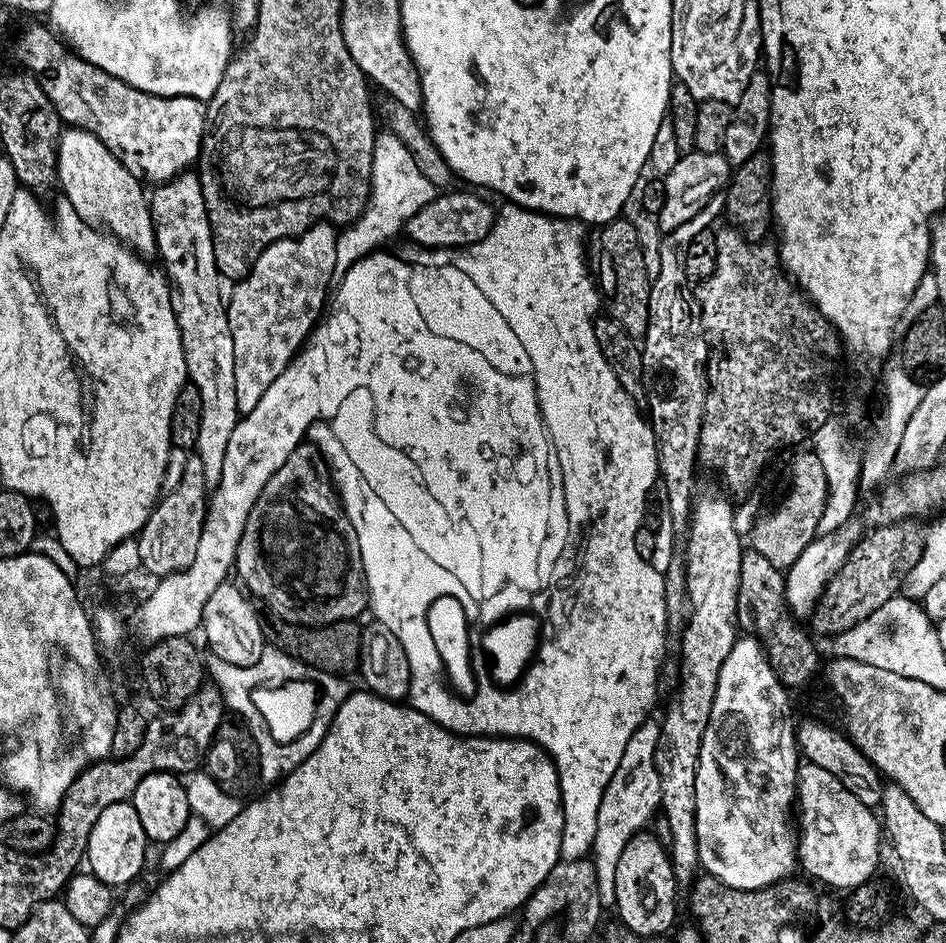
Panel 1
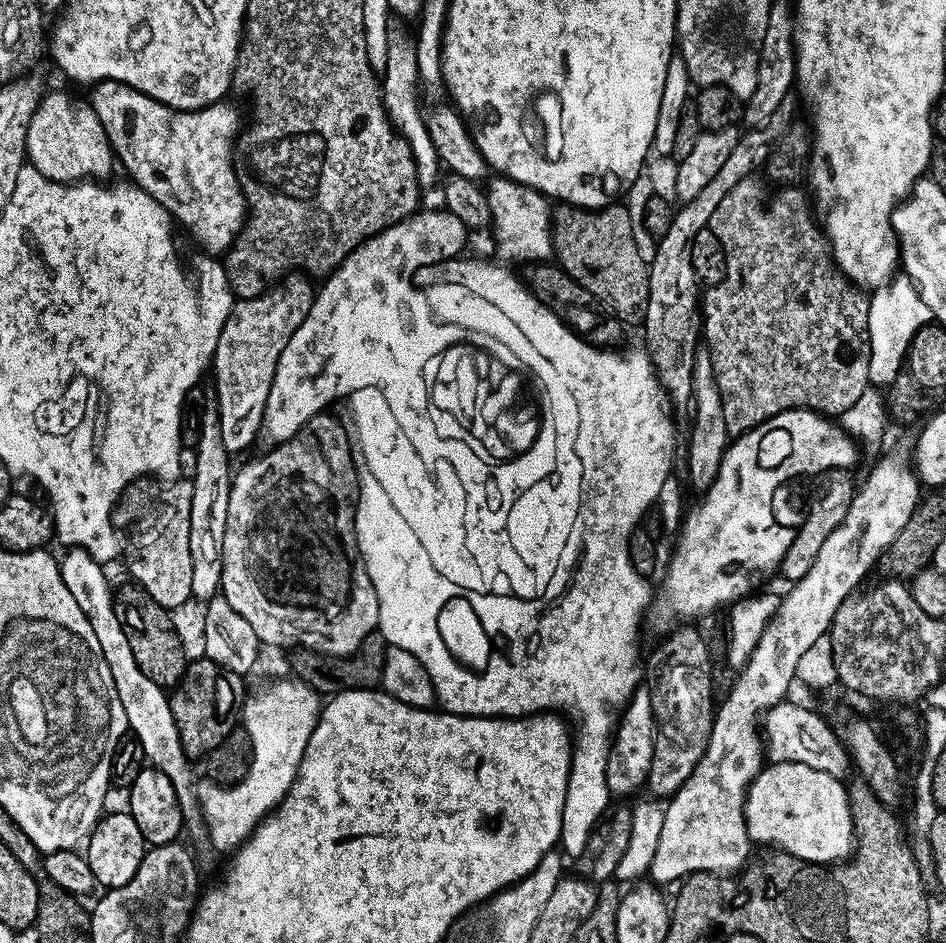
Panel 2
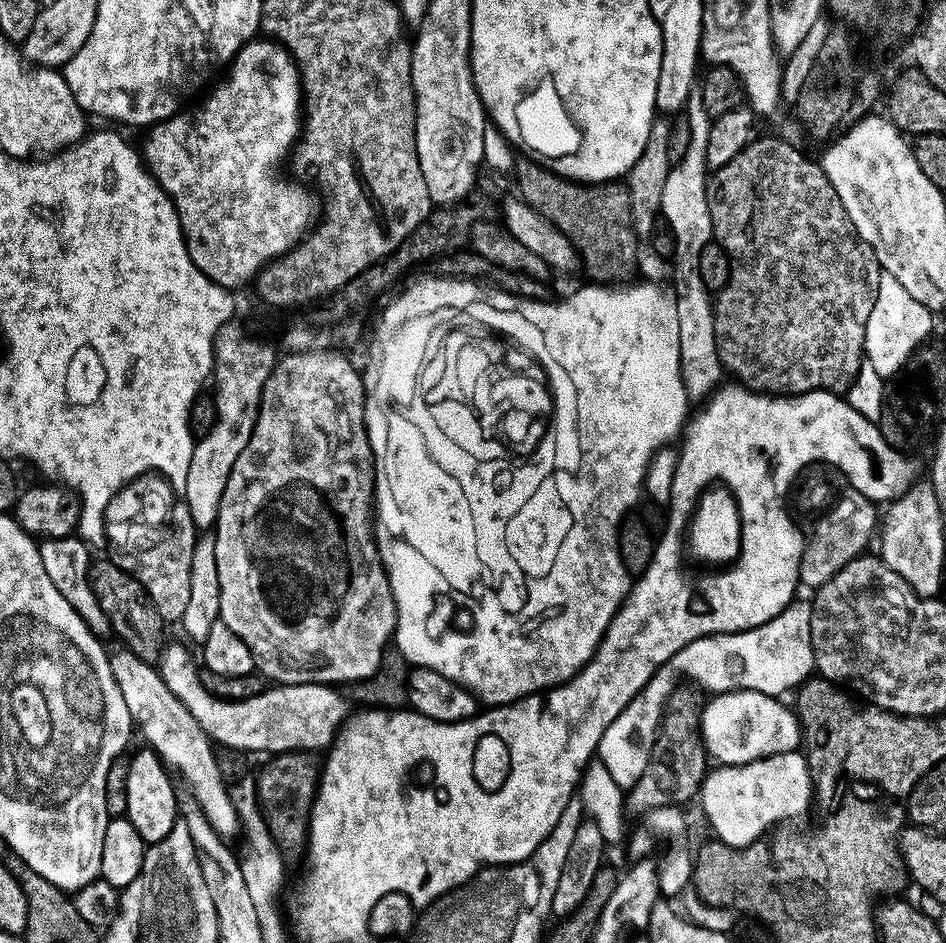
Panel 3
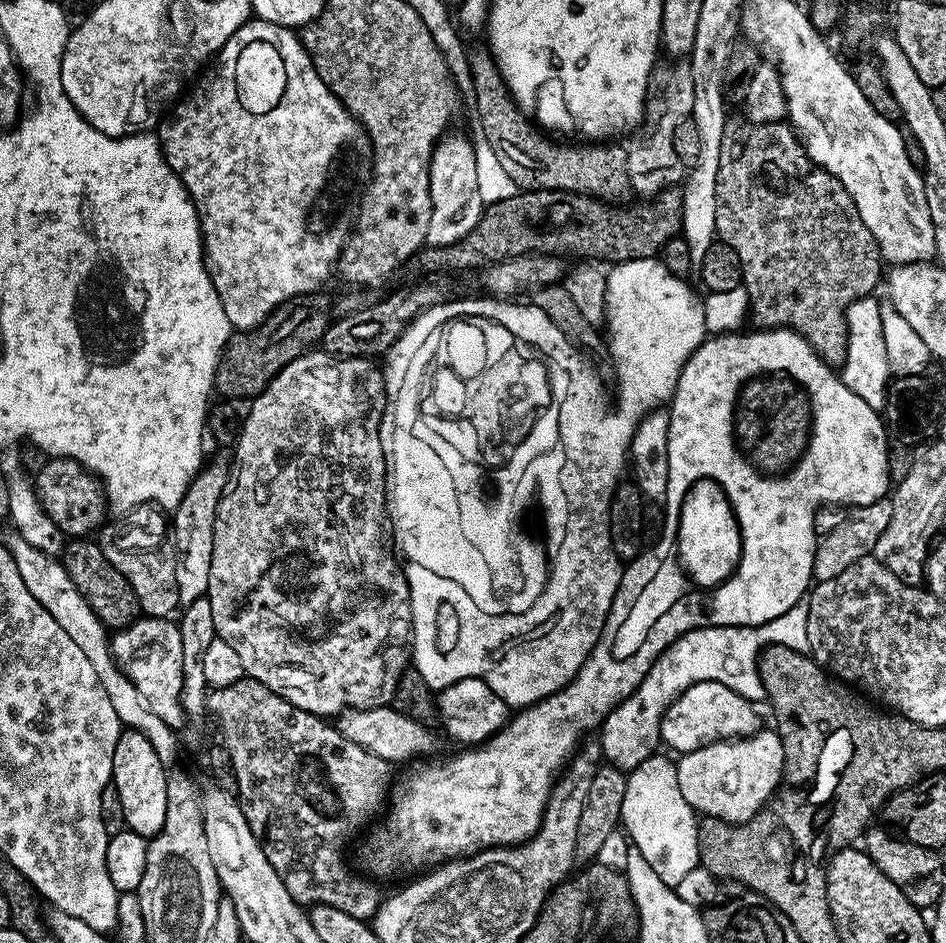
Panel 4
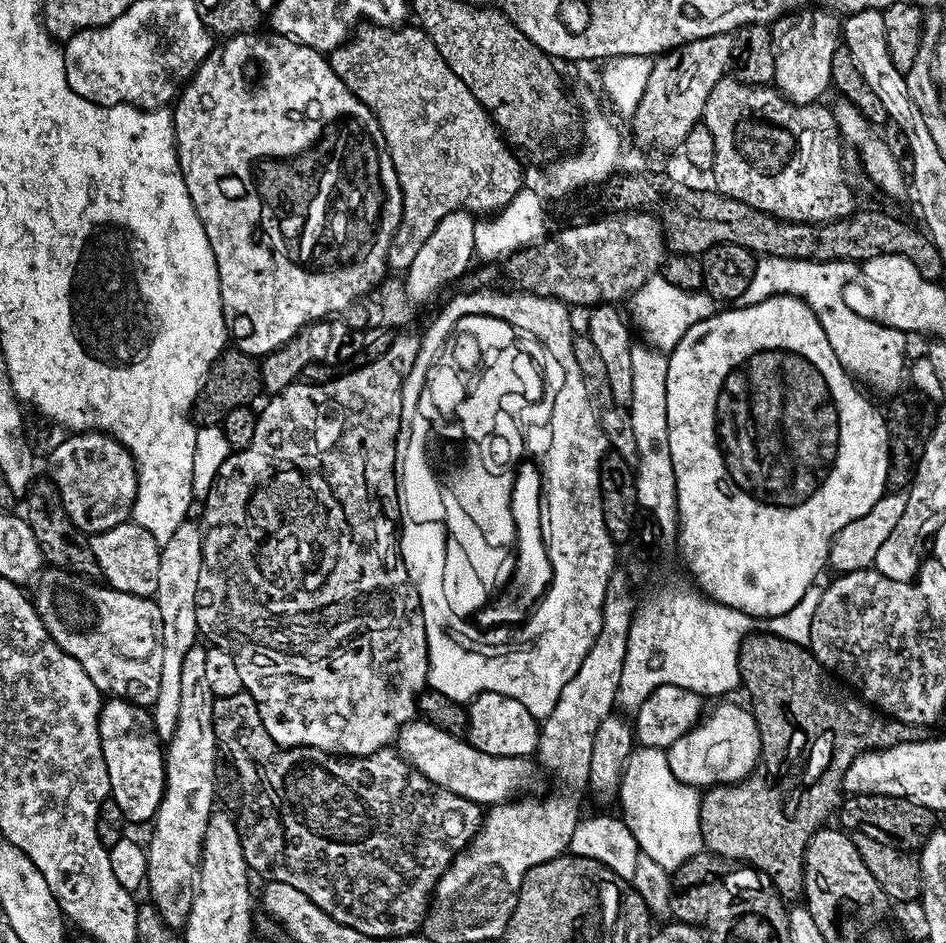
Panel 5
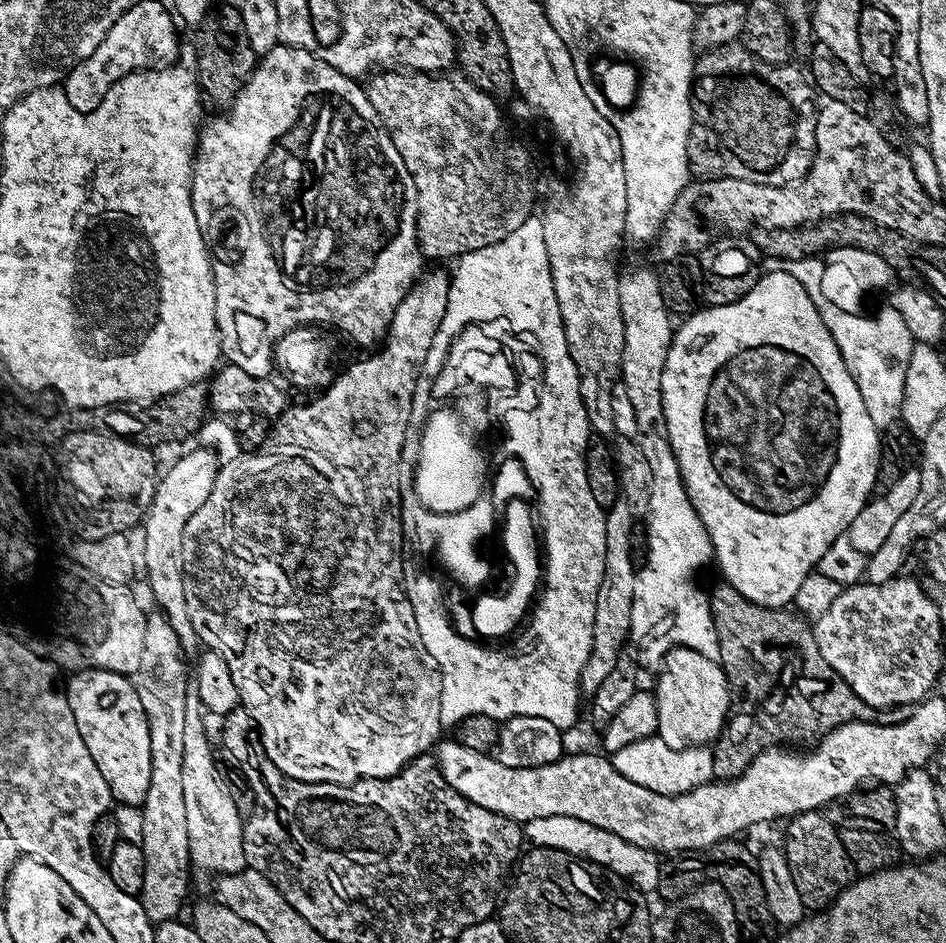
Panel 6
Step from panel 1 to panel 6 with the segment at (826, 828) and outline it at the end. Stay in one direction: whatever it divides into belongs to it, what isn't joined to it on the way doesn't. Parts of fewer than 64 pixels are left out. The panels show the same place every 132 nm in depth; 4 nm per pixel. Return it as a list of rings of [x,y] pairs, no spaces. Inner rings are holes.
[[[671,648],[664,655],[662,669],[664,673],[656,680],[654,695],[656,697],[656,735],[666,746],[671,748],[690,748],[708,746],[719,736],[728,719],[730,693],[728,679],[719,663],[703,656],[698,650],[689,648]]]

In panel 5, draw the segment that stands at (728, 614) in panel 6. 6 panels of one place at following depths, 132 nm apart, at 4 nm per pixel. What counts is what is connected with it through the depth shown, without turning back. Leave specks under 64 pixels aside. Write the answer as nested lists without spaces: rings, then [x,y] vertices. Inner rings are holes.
[[[760,630],[751,636],[747,636],[740,644],[738,654],[738,666],[740,667],[740,682],[743,691],[748,691],[748,696],[752,699],[750,711],[756,719],[756,725],[760,731],[760,763],[748,776],[747,780],[740,781],[739,784],[717,784],[715,788],[707,789],[700,798],[700,829],[704,839],[705,849],[716,856],[721,856],[724,860],[744,860],[745,865],[751,866],[757,872],[769,876],[777,892],[785,898],[791,896],[799,897],[804,891],[804,854],[810,838],[819,828],[825,827],[829,823],[828,815],[835,813],[842,803],[842,785],[844,775],[854,762],[854,758],[861,752],[875,750],[878,748],[889,748],[891,744],[900,744],[904,740],[911,740],[914,736],[913,725],[903,724],[900,720],[893,720],[884,715],[883,712],[872,707],[867,700],[861,698],[855,691],[849,690],[839,679],[834,678],[823,664],[816,661],[816,656],[804,644],[796,644],[792,640],[787,640],[781,636],[772,635],[771,631]]]

